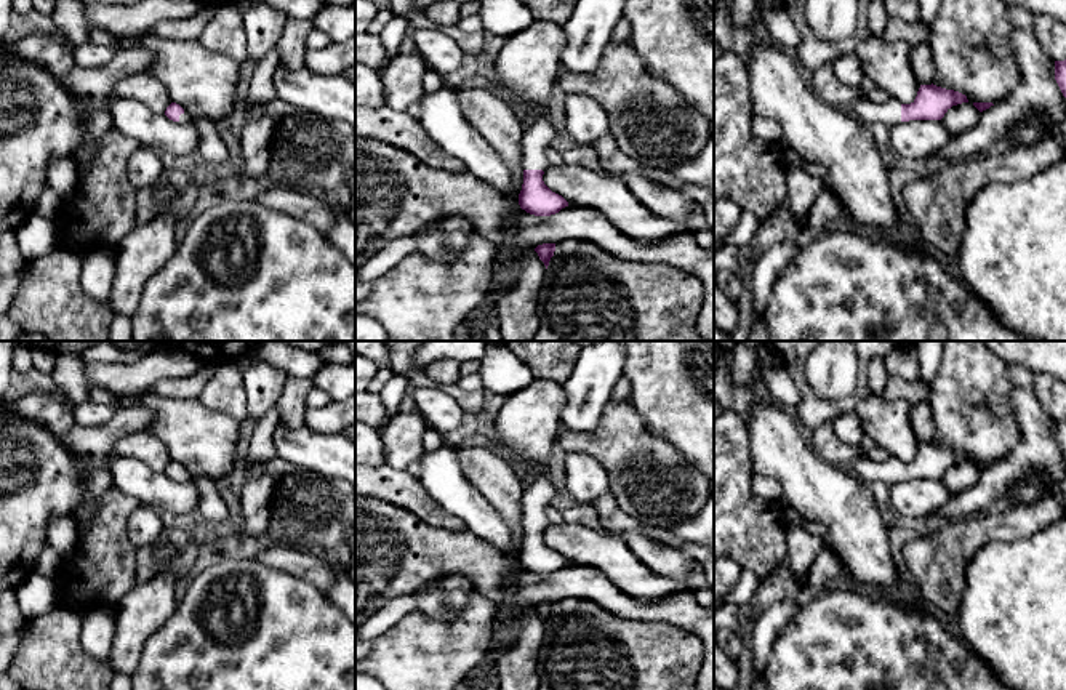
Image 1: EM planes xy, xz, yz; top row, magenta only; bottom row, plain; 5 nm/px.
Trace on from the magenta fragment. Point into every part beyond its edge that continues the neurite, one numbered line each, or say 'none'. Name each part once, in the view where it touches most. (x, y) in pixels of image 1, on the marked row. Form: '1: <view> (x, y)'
1: xz (537, 138)

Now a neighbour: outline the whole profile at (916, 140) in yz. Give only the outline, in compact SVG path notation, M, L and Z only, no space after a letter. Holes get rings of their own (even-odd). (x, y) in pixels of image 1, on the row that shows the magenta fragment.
M909 120L890 126L892 147L908 160L927 160L954 138L941 120Z

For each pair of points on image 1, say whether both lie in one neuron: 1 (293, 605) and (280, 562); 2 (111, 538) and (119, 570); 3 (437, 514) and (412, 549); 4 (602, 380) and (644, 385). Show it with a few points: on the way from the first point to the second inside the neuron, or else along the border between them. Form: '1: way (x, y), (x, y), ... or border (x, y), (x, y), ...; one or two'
1: border (253, 557), (301, 577), (319, 588); two
2: way (111, 546), (111, 562); one
3: border (397, 505), (434, 527), (466, 532); two
4: border (625, 357), (621, 375); two

